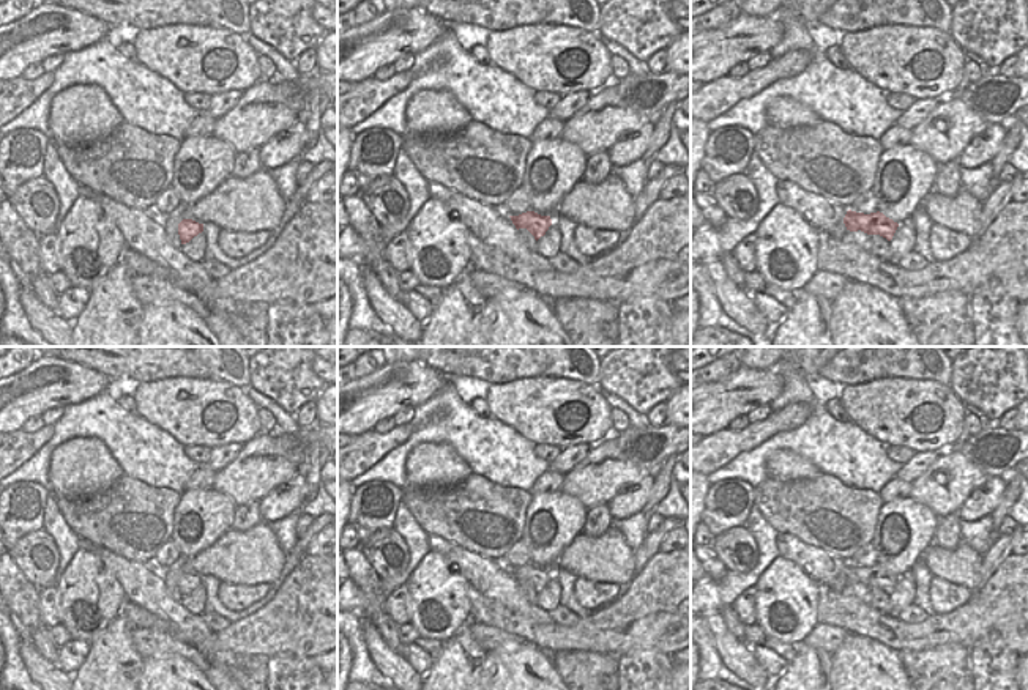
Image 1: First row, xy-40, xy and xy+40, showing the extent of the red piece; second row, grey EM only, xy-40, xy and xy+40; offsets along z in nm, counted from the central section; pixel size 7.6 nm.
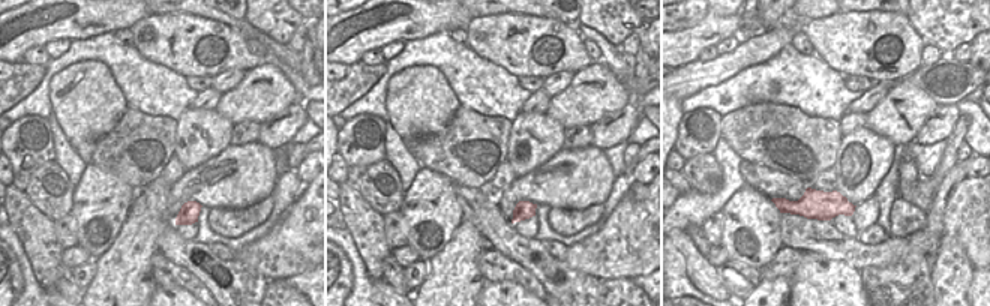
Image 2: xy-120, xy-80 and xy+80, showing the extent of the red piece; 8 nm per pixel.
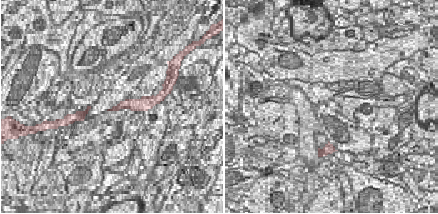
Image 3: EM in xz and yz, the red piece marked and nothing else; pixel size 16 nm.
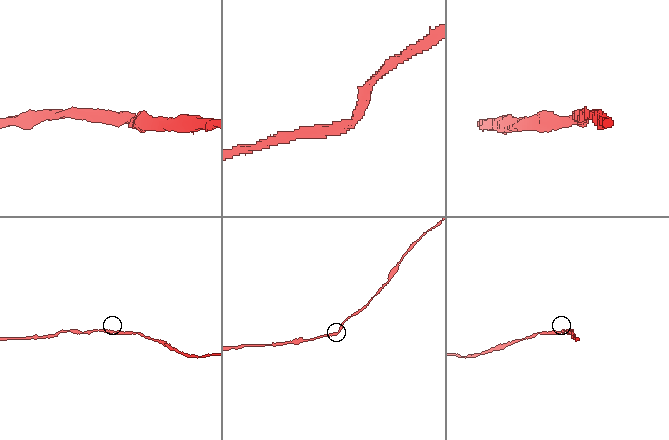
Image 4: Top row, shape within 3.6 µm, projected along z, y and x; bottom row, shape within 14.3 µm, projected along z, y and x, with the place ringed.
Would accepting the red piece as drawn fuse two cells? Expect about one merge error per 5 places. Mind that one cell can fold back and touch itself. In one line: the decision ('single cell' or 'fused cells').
single cell

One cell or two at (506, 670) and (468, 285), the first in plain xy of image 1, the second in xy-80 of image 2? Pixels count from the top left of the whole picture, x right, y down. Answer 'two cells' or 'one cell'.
two cells

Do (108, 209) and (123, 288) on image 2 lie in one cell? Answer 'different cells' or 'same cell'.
different cells

